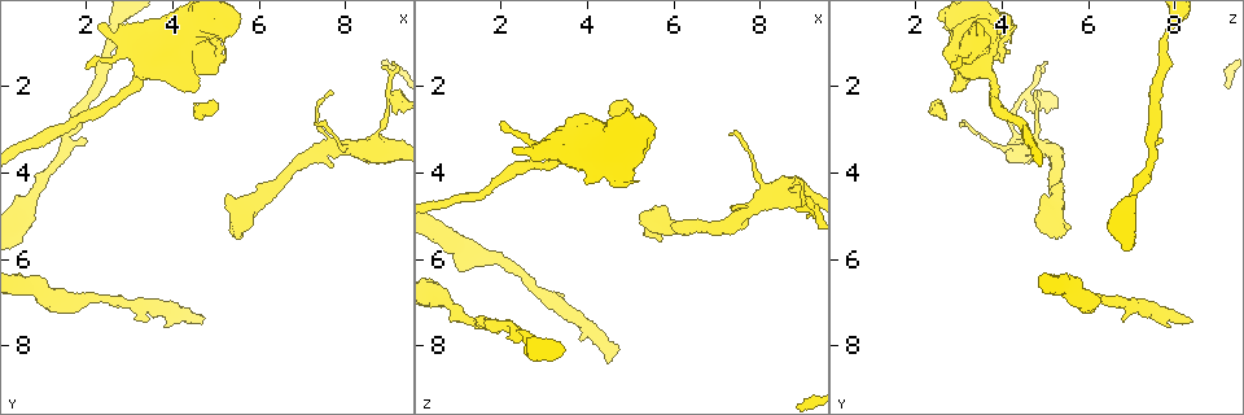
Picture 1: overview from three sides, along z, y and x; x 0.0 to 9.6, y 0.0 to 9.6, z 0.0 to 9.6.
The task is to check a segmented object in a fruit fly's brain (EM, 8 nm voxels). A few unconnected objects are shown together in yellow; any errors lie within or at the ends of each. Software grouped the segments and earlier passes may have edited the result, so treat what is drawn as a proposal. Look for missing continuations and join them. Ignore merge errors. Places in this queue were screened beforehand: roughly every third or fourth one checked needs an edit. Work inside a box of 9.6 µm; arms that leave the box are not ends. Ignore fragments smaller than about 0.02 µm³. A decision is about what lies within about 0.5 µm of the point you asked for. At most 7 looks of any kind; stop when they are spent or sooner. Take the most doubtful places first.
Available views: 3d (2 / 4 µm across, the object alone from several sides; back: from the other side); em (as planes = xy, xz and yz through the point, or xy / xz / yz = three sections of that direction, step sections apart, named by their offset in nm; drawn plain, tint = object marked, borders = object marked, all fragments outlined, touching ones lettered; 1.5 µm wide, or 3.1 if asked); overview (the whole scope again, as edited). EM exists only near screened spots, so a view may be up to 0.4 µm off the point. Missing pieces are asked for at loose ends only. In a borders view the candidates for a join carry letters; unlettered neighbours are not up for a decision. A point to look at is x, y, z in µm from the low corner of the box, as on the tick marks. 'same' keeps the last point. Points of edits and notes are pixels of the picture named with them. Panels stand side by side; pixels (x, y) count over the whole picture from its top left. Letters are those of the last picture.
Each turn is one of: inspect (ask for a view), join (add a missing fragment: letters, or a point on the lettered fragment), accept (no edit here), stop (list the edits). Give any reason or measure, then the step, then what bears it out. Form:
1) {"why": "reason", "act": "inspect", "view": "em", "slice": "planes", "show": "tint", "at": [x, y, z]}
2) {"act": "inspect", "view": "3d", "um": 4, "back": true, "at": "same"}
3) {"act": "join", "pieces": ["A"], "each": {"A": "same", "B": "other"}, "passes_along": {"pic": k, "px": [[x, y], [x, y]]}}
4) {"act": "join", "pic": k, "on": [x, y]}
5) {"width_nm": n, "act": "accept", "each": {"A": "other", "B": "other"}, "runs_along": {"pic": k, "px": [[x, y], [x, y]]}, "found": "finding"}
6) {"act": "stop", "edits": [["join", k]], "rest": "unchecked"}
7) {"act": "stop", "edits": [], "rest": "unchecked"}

{"why": "an open end", "act": "inspect", "view": "em", "slice": "planes", "show": "tint", "at": [1.90, 3.25, 7.70]}

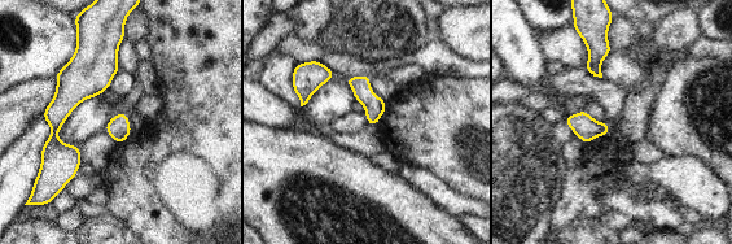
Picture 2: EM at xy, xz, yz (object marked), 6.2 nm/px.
{"act": "inspect", "view": "em", "slice": "planes", "show": "borders", "at": "same"}

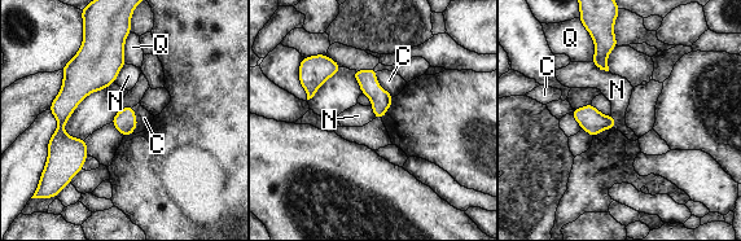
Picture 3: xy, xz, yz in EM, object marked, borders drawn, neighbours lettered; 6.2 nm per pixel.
{"width_nm": 120, "act": "accept", "each": {"C": "other", "N": "other", "Q": "other"}, "border": {"pic": 3, "px": [[126, 64], [119, 70], [114, 82]]}, "found": "no lettered fragment goes on from it"}

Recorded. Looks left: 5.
{"why": "an open end", "act": "inspect", "view": "em", "slice": "planes", "show": "borders", "at": [9.15, 1.45, 5.00]}

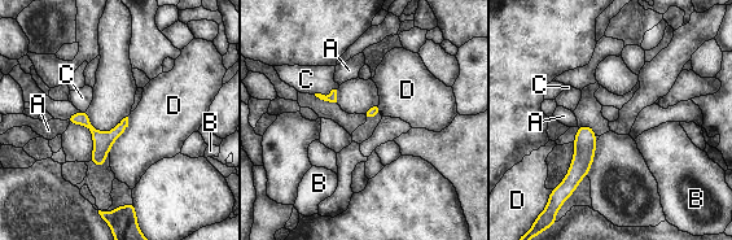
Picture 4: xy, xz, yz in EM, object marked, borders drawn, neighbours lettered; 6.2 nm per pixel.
{"act": "accept", "each": {"A": "other", "B": "other", "C": "other", "D": "other"}, "runs_along": {"pic": 4, "px": [[71, 120], [99, 135], [125, 123]]}, "found": "no lettered fragment goes on from it"}

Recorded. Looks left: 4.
{"why": "an open end", "act": "inspect", "view": "3d", "um": 2, "at": [2.10, 1.50, 2.80]}

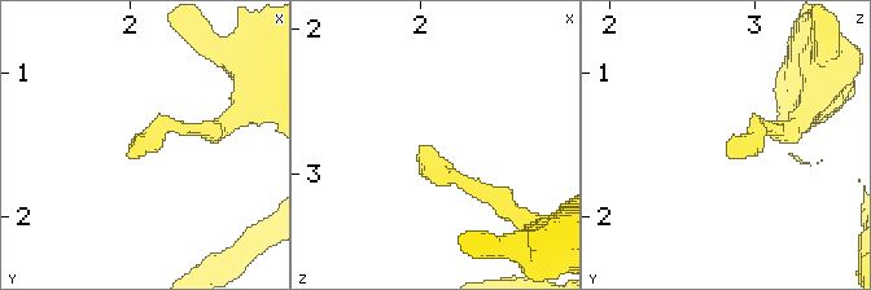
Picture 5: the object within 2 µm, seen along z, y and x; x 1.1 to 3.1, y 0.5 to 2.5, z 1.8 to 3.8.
{"act": "inspect", "view": "em", "slice": "planes", "show": "borders", "at": [2.08, 1.54, 2.82]}

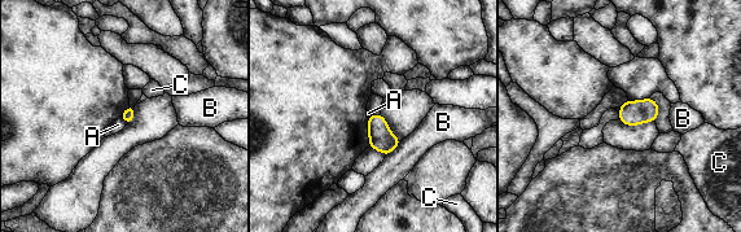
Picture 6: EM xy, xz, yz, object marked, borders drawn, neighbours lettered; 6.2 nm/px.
{"longest_contact_nm": ["B", 140], "act": "accept", "each": {"A": "other", "B": "other", "C": "other"}, "found": "none of them fits"}

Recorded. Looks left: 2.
{"act": "stop", "edits": [], "rest": "unchecked"}

